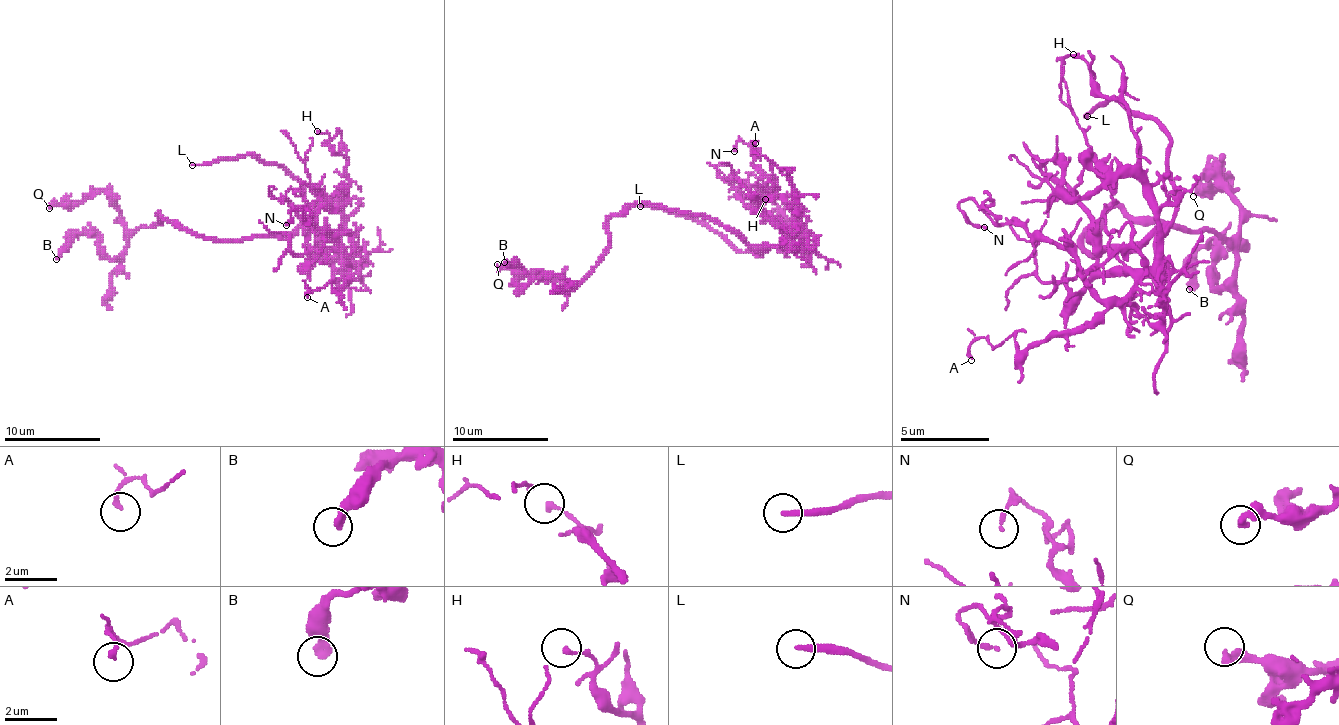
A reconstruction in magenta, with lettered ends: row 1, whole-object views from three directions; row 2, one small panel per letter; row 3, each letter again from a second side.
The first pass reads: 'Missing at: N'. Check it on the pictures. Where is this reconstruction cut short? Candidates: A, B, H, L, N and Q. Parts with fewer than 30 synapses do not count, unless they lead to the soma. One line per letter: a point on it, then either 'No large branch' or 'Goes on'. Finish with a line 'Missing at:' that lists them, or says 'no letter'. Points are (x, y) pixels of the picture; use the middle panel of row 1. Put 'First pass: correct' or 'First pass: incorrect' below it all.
A: Place: (755, 143). No large branch
B: Place: (504, 262). No large branch
H: Place: (765, 199). No large branch
L: Place: (640, 206). Goes on
N: Place: (734, 151). No large branch
Q: Place: (497, 264). No large branch
Missing at: L
First pass: incorrect

